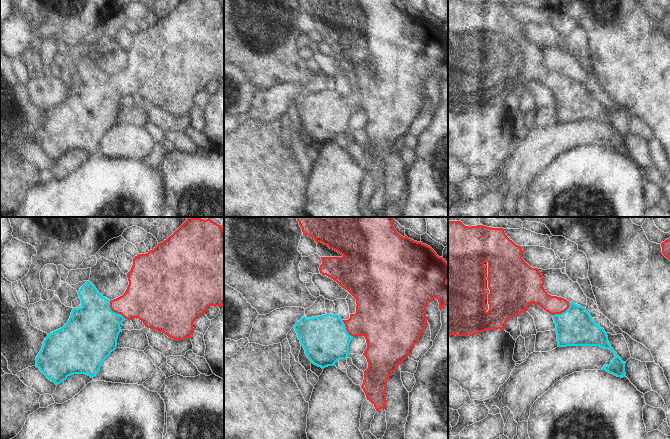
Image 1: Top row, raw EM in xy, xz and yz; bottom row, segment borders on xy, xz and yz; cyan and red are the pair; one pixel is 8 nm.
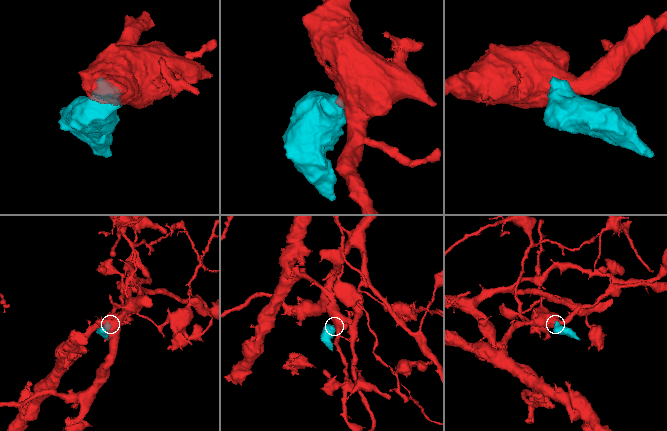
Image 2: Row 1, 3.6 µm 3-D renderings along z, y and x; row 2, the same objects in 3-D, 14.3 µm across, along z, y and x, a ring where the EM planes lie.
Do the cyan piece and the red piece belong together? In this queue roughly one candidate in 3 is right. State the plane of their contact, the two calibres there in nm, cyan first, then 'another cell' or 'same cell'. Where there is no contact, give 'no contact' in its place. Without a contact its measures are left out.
contact in xy; calibres 420 and 300 nm; same cell

